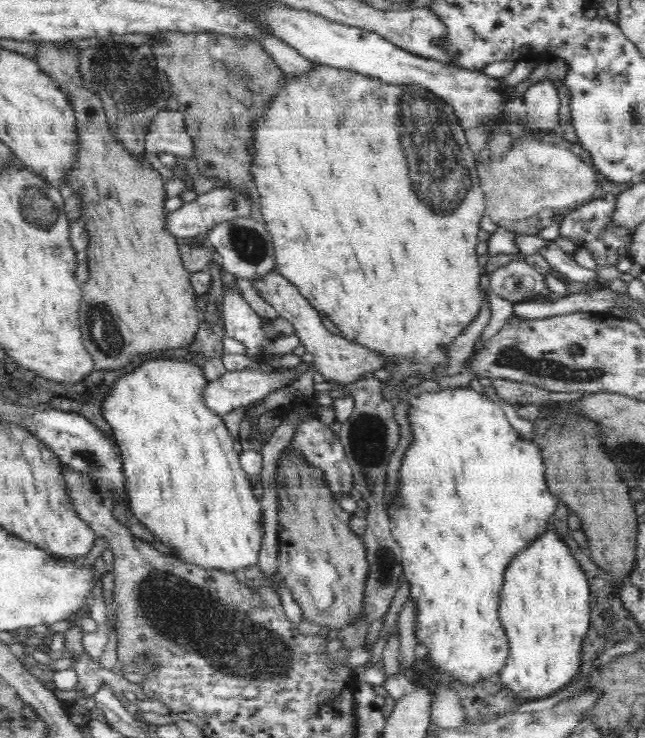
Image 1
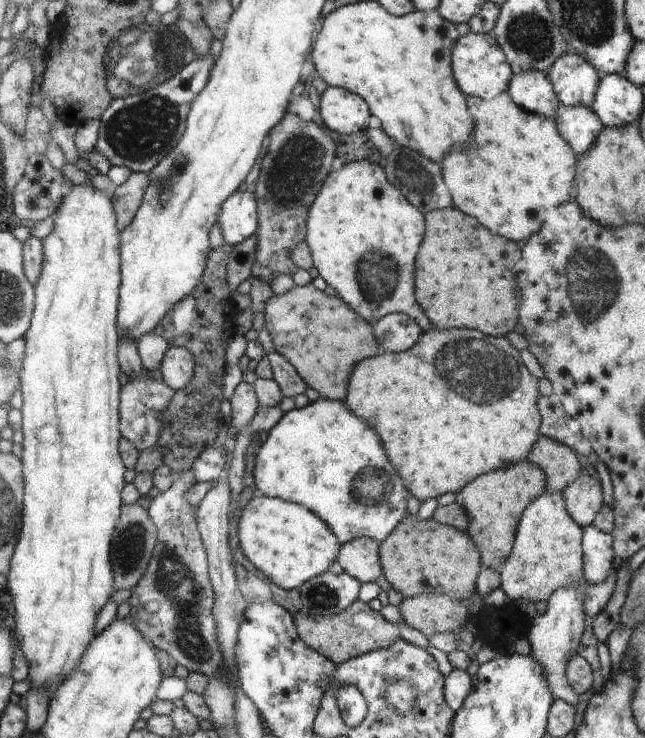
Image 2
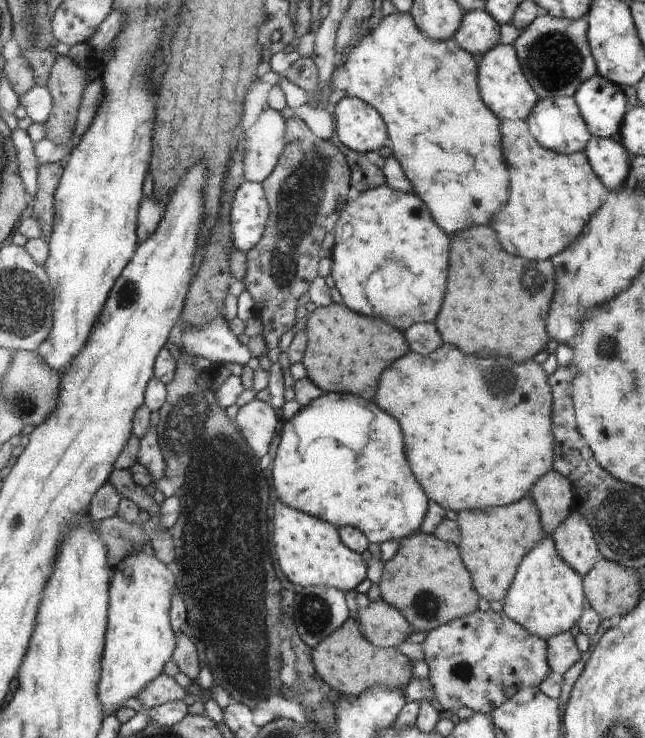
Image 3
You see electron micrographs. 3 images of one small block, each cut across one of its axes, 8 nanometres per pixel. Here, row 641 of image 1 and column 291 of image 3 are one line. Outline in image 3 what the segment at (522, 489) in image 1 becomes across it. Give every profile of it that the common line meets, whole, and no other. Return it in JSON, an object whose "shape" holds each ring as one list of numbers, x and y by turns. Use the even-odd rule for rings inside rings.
{"shape":[[323,392,322,396,312,400,308,406,301,407,292,418,282,421,282,424,280,444,276,458,272,462,272,484,274,484,274,490,276,490,277,498,280,502,299,512,305,512,310,514,310,516,319,517,320,520,328,521,330,524,335,525,337,529,340,526,354,526,354,528,358,528,366,535,369,542,375,542,379,545,387,543,389,540,400,541,400,538,406,539,408,534,414,534,414,530,422,525,420,522,424,520,426,506,428,506,427,493,422,490,420,482,410,472,410,466,408,466,406,456,404,456,404,442,402,442,402,432,400,432,398,422,392,416,388,416,387,412,382,412,382,409,375,401,364,400,363,397,348,393]]}

